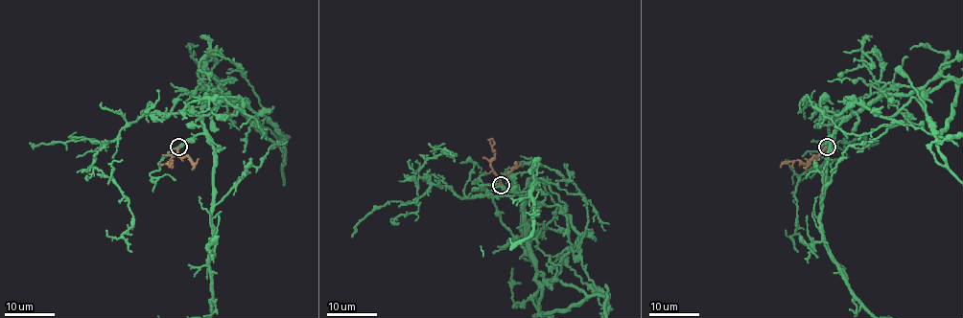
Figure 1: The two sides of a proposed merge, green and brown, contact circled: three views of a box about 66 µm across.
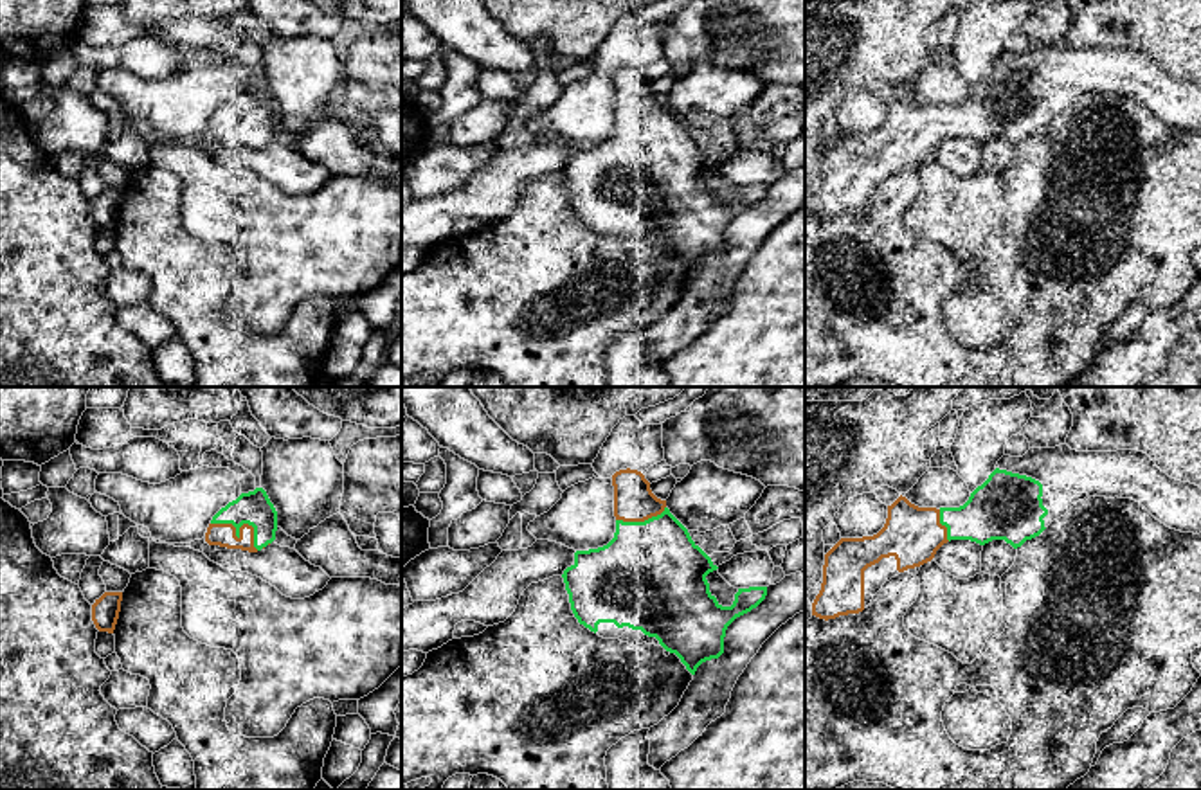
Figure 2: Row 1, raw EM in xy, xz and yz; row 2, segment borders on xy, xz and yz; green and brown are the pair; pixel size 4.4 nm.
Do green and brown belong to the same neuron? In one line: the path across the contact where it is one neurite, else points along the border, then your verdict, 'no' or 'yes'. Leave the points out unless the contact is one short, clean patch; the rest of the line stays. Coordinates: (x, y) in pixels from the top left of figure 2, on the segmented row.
yes

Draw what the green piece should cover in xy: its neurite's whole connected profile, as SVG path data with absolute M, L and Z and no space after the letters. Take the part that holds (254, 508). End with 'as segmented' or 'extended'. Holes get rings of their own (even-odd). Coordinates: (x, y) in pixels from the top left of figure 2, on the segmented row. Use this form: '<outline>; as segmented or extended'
M263 488L241 493L211 520L205 542L257 552L275 540L277 511Z; extended

